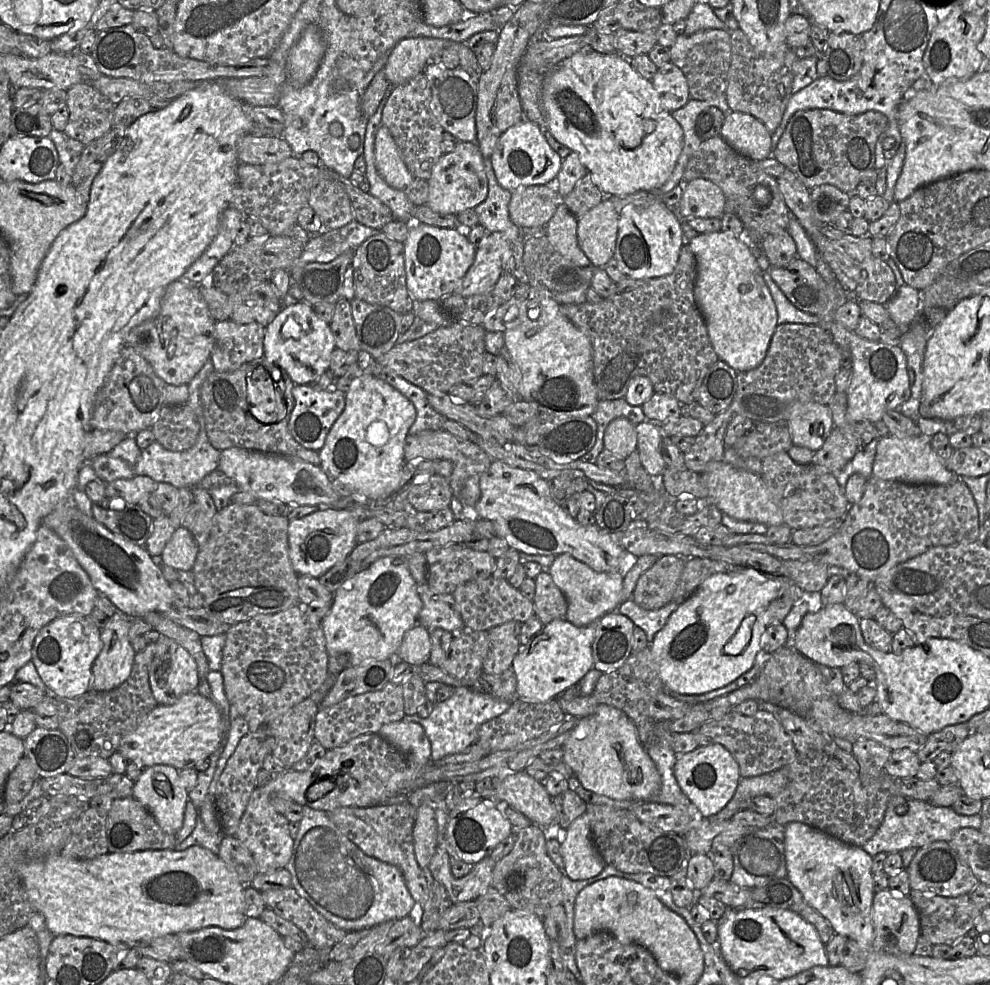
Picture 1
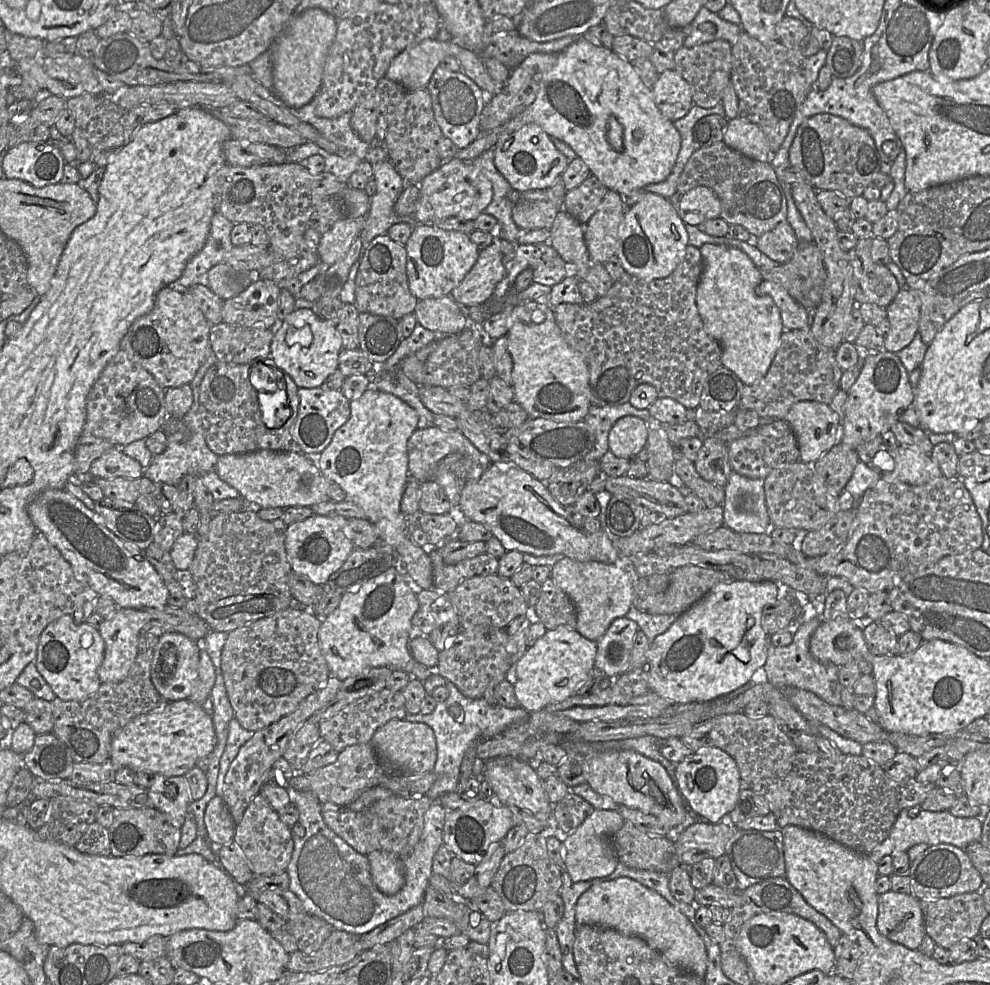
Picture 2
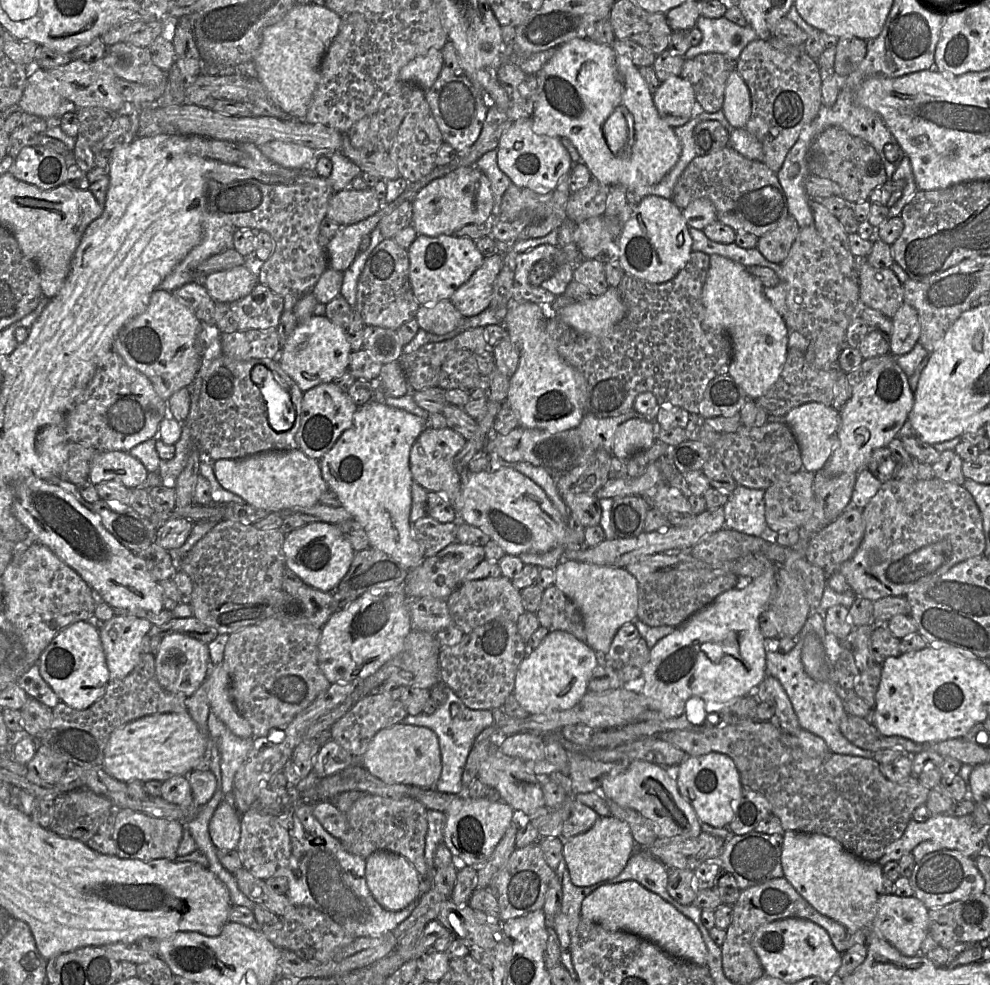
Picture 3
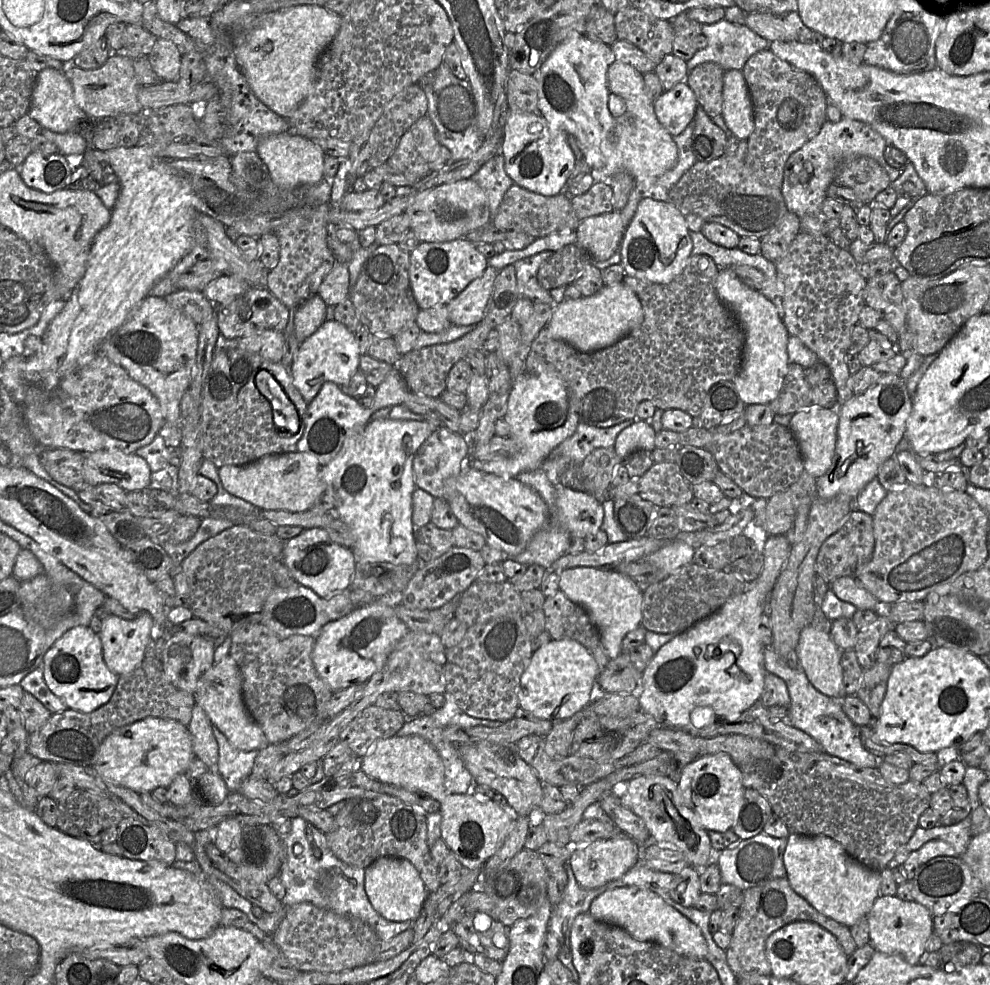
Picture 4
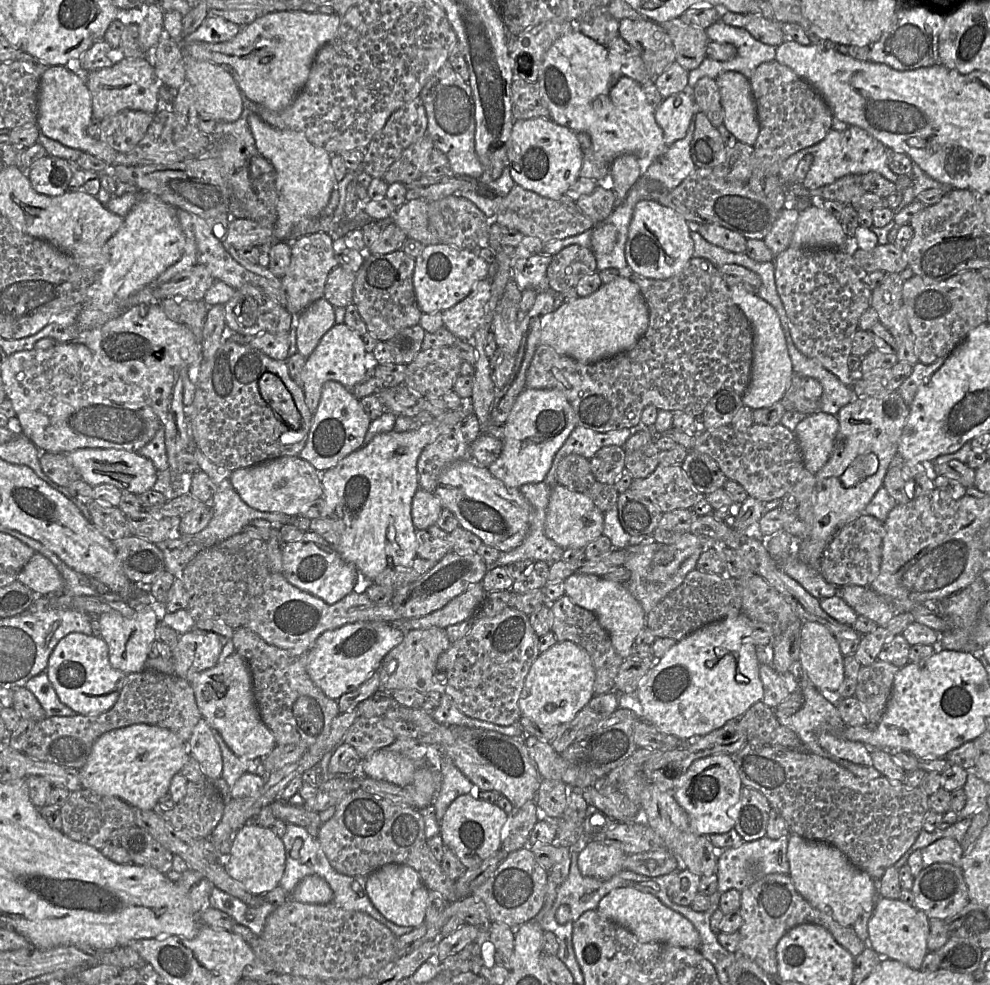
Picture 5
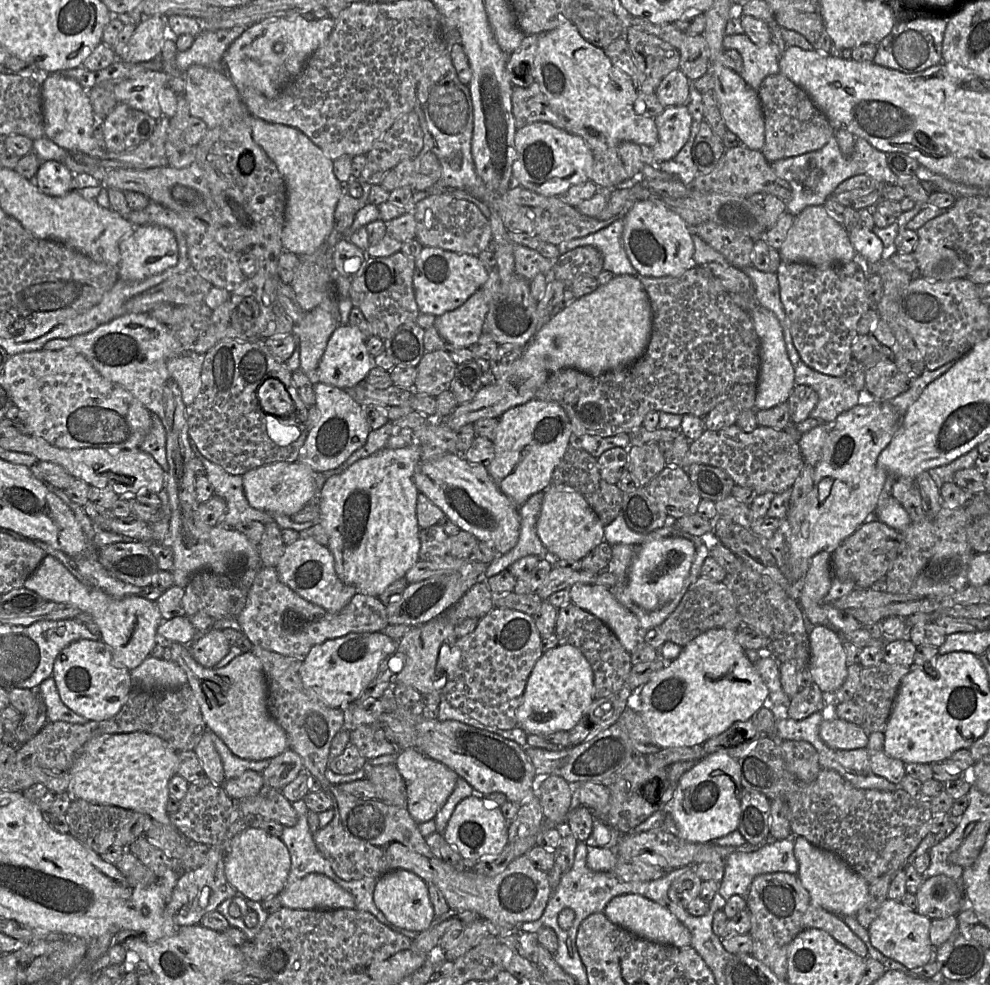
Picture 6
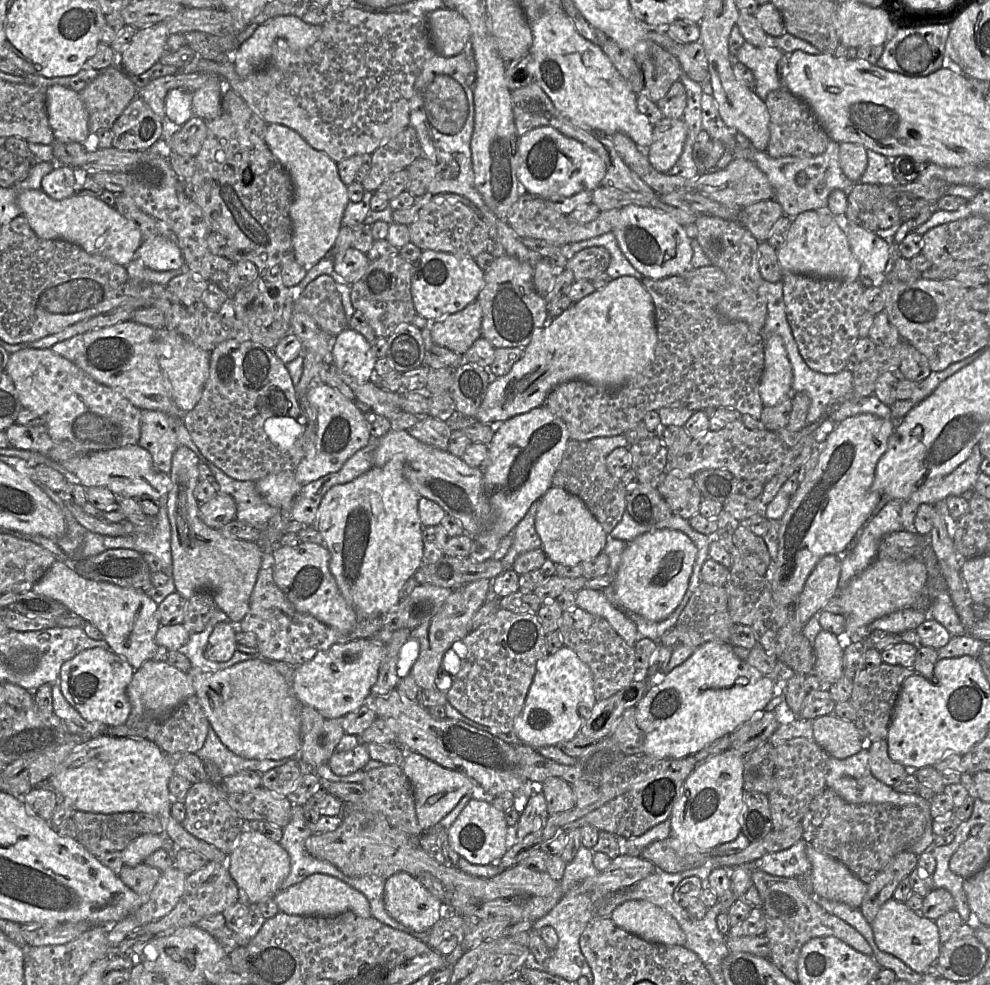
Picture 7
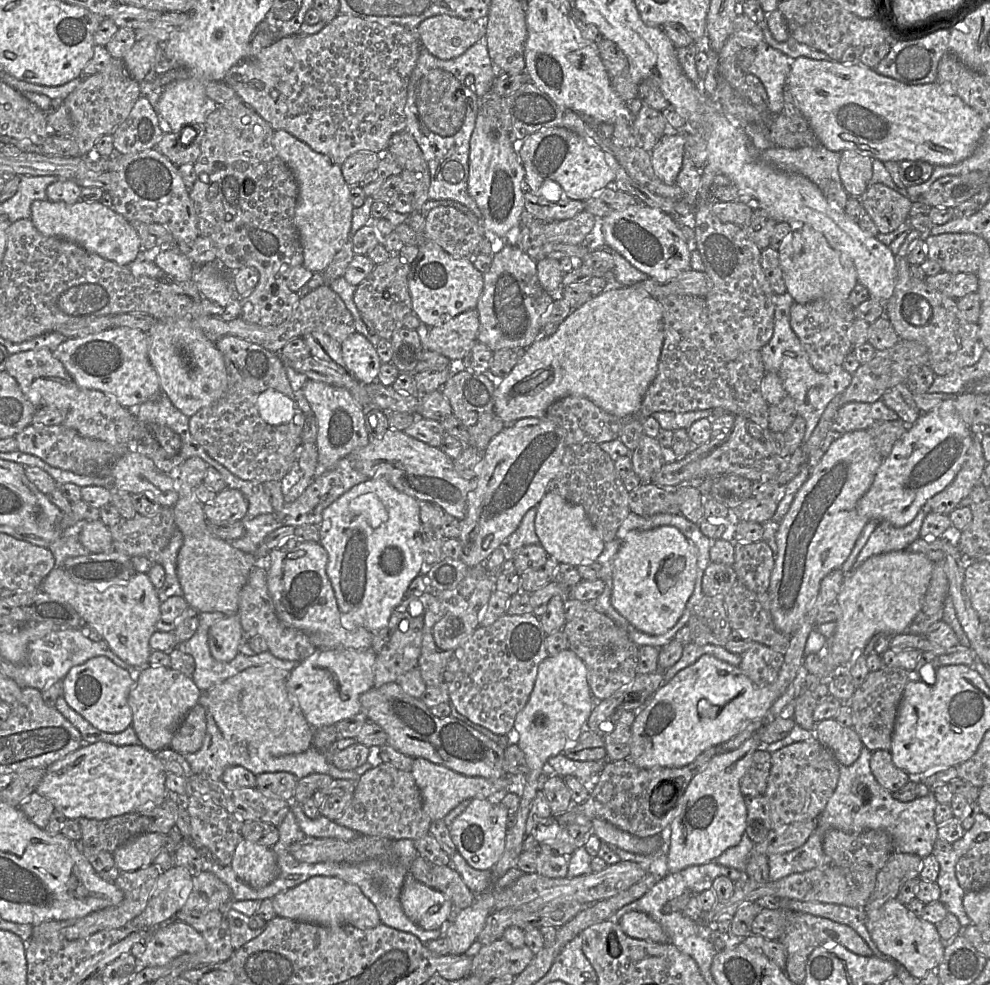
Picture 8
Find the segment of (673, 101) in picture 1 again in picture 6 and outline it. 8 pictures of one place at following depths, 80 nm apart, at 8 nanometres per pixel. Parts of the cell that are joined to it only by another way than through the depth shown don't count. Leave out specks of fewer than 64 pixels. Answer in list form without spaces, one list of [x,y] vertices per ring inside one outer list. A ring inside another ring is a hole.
[[[687,105],[671,106],[655,117],[658,142],[653,148],[655,164],[675,157],[690,135],[692,116]]]

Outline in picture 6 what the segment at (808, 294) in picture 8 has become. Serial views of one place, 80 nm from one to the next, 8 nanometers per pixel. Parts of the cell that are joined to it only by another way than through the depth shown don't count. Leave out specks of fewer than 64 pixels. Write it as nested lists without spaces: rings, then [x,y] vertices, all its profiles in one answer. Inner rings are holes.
[[[823,205],[809,206],[795,217],[779,253],[784,262],[807,263],[821,268],[851,262],[856,256],[849,233]]]

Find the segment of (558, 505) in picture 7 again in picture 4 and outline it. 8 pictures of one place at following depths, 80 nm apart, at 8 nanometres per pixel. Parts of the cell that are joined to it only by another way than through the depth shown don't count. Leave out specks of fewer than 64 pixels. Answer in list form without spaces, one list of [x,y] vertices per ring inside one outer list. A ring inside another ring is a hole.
[[[557,485],[556,506],[560,524],[570,534],[585,539],[601,529],[604,509],[592,494]]]

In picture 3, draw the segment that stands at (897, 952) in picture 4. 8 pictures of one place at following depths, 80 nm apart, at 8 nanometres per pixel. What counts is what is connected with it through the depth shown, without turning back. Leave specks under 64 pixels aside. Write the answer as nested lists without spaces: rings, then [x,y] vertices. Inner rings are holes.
[[[880,894],[872,930],[905,956],[920,954],[920,947],[929,933],[929,909],[914,895],[910,897]]]

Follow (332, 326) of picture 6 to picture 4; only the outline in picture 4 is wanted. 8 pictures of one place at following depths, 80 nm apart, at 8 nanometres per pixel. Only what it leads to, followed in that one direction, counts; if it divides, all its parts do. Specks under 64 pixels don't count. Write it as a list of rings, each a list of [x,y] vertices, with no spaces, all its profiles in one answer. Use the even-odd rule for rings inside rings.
[[[317,294],[295,309],[295,334],[299,343],[311,336],[326,321],[326,309],[327,304]]]

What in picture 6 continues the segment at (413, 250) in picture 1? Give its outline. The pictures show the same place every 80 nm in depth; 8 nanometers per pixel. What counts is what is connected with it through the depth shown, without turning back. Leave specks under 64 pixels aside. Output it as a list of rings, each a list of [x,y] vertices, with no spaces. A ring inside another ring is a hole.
[[[423,247],[415,259],[413,288],[419,312],[435,317],[464,304],[488,279],[488,269],[475,256],[437,247]]]

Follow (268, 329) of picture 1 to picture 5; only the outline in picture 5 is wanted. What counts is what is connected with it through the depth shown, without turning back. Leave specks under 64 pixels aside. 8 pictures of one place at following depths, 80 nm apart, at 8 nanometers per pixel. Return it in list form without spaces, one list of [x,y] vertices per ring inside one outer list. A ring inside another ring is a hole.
[[[345,323],[335,324],[324,334],[315,350],[306,358],[302,370],[302,389],[310,412],[312,414],[316,412],[325,382],[333,380],[346,388],[353,388],[369,369],[373,369],[373,365],[367,361],[362,337]]]

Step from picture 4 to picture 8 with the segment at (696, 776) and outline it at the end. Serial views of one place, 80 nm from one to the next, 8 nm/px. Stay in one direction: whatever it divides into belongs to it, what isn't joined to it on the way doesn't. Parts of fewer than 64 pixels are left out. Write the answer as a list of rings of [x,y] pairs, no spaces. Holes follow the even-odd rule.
[[[758,734],[747,739],[738,749],[715,755],[692,778],[681,805],[671,820],[667,874],[687,867],[703,865],[716,859],[728,848],[739,844],[746,828],[747,809],[740,782],[749,768],[753,754],[764,745]]]

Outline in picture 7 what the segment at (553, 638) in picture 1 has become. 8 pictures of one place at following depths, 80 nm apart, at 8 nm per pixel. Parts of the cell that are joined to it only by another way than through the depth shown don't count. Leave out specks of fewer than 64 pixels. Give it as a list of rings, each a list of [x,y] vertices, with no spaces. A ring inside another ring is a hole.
[[[563,646],[537,661],[536,672],[513,730],[523,744],[534,749],[558,746],[580,733],[596,701],[590,668],[574,650]]]

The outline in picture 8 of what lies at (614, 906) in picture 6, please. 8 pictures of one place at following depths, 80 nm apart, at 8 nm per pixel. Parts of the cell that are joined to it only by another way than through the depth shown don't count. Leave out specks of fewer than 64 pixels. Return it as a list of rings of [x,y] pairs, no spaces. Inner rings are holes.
[[[627,912],[620,918],[619,924],[622,930],[632,938],[656,943],[669,942],[668,934],[662,926],[644,912]]]

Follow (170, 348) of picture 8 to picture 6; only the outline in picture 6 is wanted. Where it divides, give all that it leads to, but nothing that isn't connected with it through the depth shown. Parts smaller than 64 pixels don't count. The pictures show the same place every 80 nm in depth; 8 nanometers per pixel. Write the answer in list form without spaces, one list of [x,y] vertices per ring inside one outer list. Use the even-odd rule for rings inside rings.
[[[185,353],[167,361],[168,372],[179,386],[186,406],[193,404],[199,393],[202,365],[203,355],[197,353]]]

